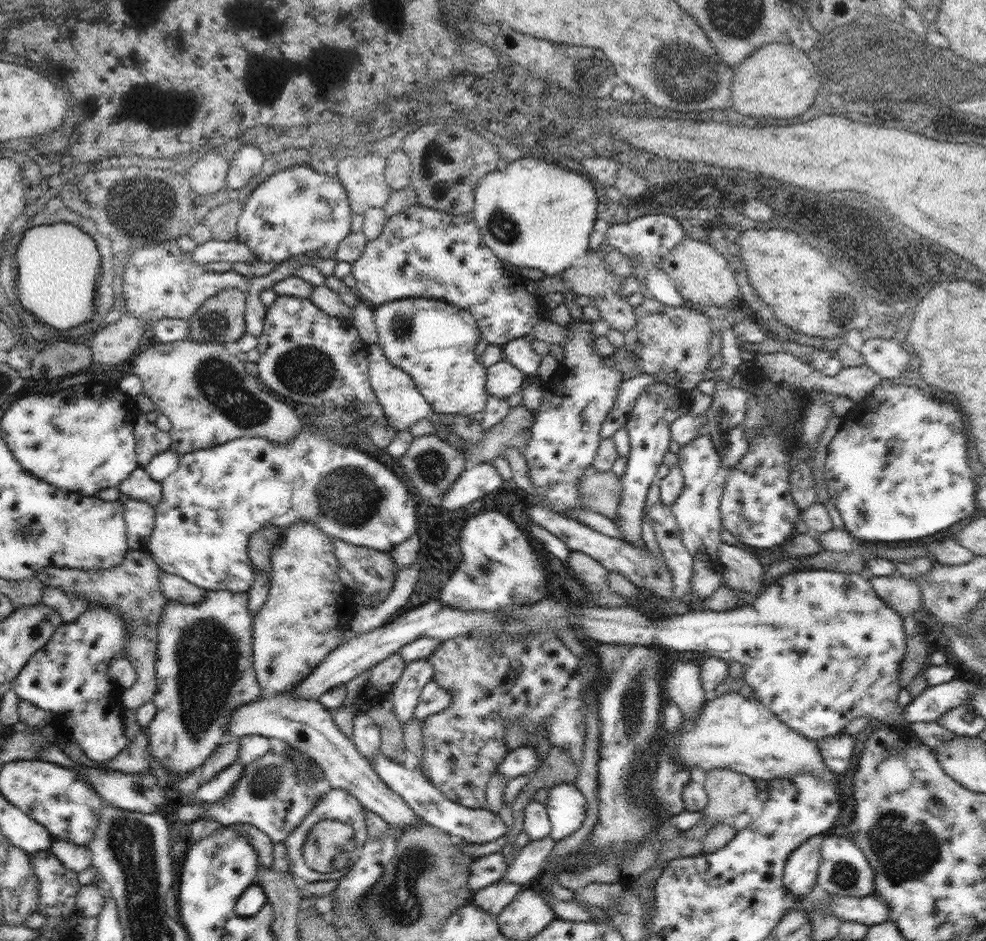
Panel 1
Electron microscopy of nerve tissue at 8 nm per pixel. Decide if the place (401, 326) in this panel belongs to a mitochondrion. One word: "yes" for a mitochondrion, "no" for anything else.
yes

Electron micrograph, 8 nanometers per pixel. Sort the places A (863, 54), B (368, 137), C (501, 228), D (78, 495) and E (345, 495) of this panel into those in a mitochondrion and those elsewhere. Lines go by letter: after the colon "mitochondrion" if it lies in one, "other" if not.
A: mitochondrion
B: other
C: mitochondrion
D: other
E: mitochondrion

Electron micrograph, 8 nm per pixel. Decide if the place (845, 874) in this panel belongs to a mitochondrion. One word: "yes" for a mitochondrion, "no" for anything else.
yes

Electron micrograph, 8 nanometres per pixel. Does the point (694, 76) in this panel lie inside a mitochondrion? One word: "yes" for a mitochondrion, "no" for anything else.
yes

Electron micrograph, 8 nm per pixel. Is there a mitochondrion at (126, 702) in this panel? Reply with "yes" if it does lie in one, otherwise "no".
no

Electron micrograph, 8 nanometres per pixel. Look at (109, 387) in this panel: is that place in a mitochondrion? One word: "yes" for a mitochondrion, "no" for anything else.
no

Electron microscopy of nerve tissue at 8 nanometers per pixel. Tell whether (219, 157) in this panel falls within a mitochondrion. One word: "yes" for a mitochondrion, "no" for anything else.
no

